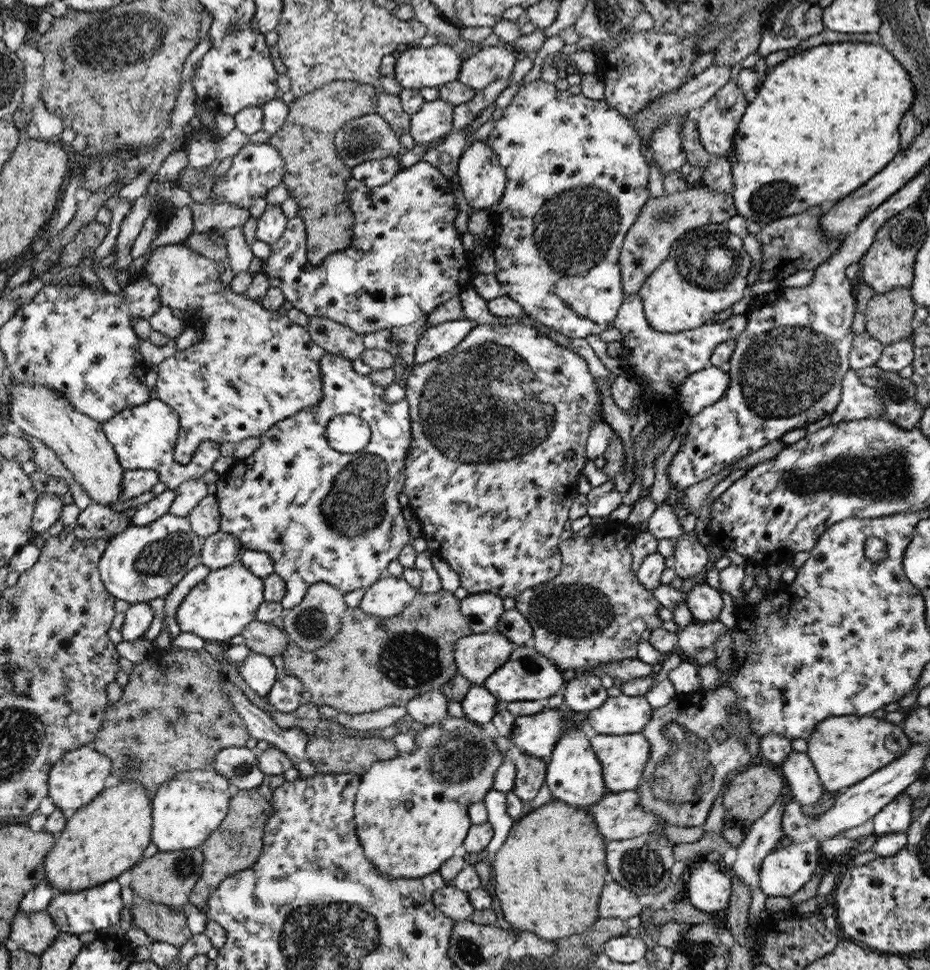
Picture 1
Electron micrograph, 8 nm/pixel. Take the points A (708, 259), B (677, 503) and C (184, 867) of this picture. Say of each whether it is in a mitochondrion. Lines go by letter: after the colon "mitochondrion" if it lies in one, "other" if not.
A: mitochondrion
B: other
C: mitochondrion

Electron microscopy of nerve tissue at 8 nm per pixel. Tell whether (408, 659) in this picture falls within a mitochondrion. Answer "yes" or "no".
yes

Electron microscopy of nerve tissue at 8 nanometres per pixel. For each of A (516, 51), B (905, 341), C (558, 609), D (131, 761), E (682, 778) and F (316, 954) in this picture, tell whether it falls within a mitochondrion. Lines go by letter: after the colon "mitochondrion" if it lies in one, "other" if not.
A: other
B: other
C: mitochondrion
D: mitochondrion
E: mitochondrion
F: mitochondrion

